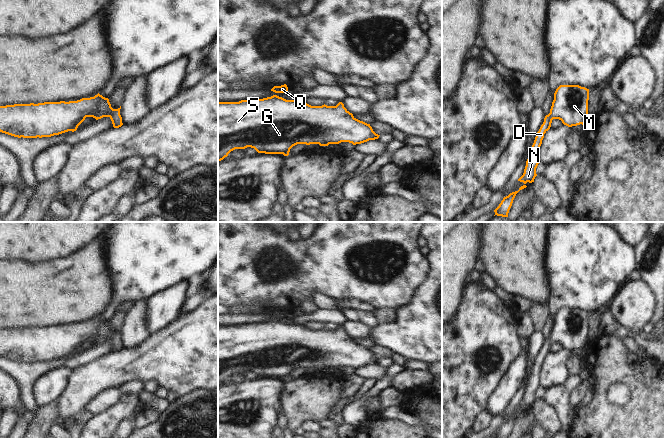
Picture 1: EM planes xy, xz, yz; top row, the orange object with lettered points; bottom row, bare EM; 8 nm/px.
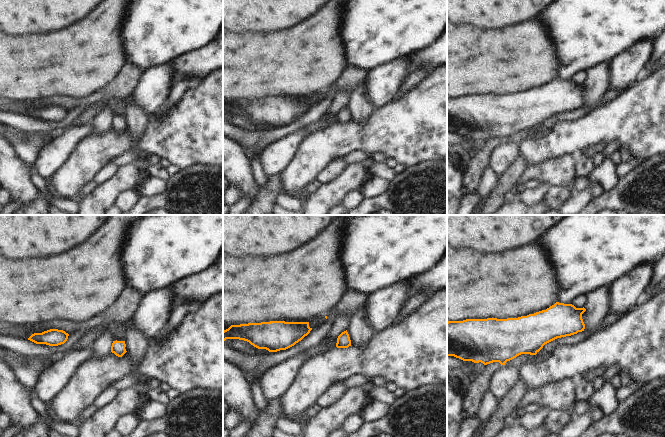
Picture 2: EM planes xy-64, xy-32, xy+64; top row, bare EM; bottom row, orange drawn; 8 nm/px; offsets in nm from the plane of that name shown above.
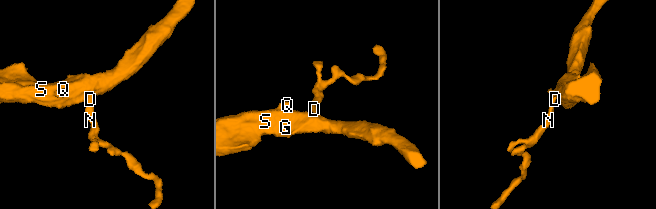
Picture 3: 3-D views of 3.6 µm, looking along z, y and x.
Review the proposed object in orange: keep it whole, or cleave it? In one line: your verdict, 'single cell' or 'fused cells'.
single cell

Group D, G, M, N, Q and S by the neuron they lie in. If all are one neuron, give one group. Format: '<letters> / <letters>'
D G M N Q S

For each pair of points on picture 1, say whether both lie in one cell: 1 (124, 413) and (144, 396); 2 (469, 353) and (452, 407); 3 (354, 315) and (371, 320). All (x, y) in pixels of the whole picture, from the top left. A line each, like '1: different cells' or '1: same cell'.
1: different cells
2: same cell
3: same cell

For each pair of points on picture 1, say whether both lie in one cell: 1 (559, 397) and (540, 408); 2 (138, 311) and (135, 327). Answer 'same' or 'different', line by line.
1: different
2: same

